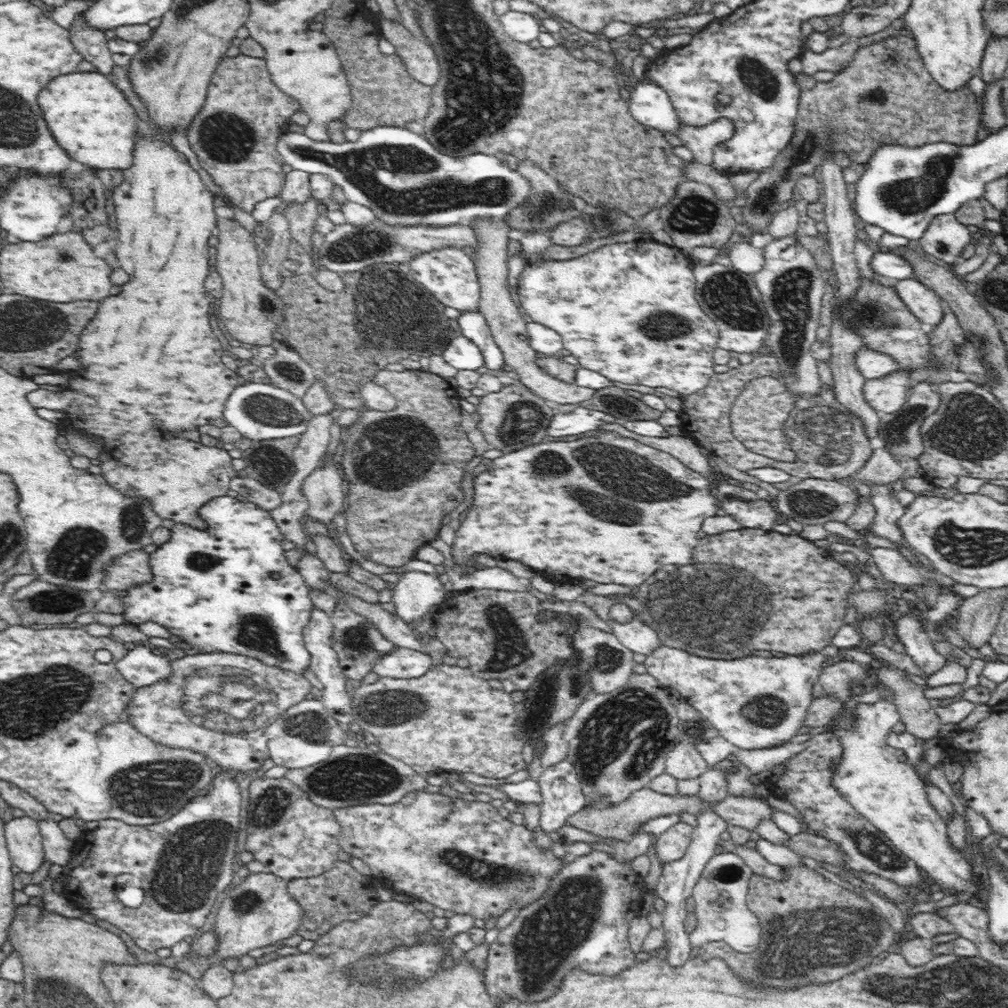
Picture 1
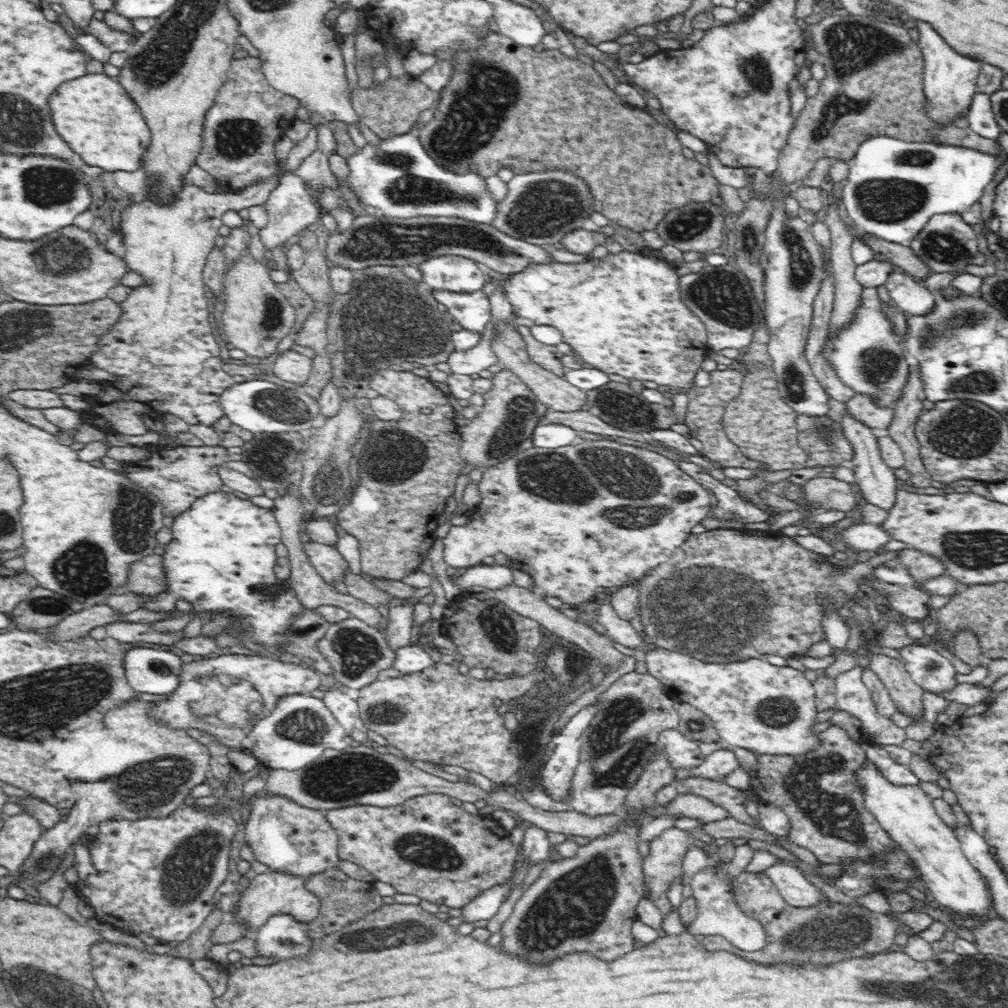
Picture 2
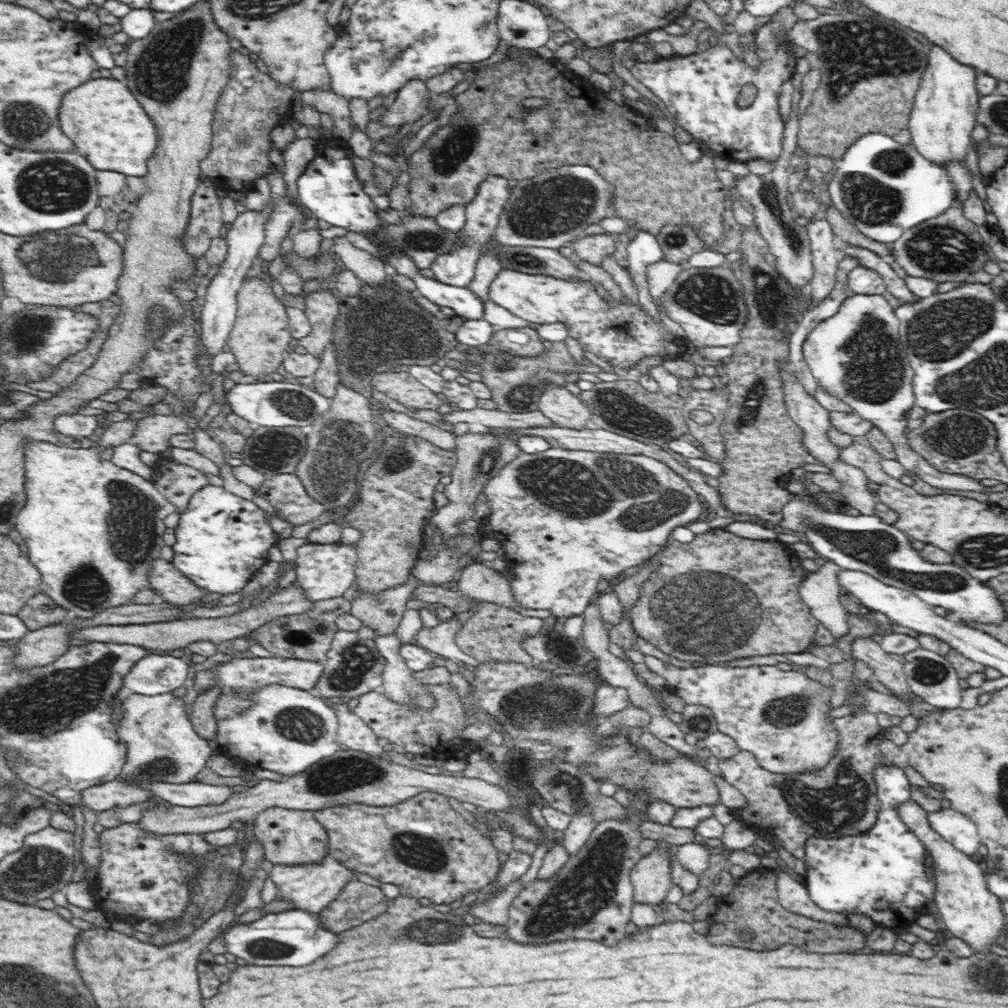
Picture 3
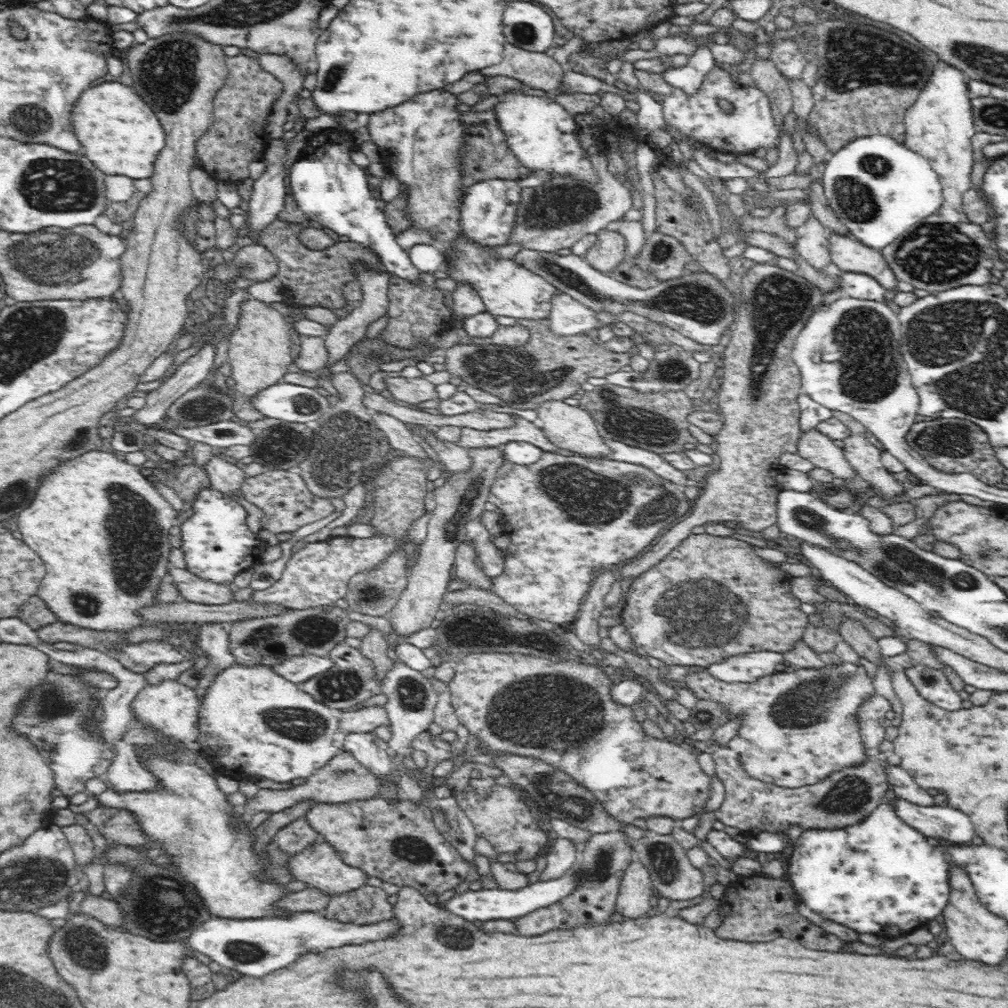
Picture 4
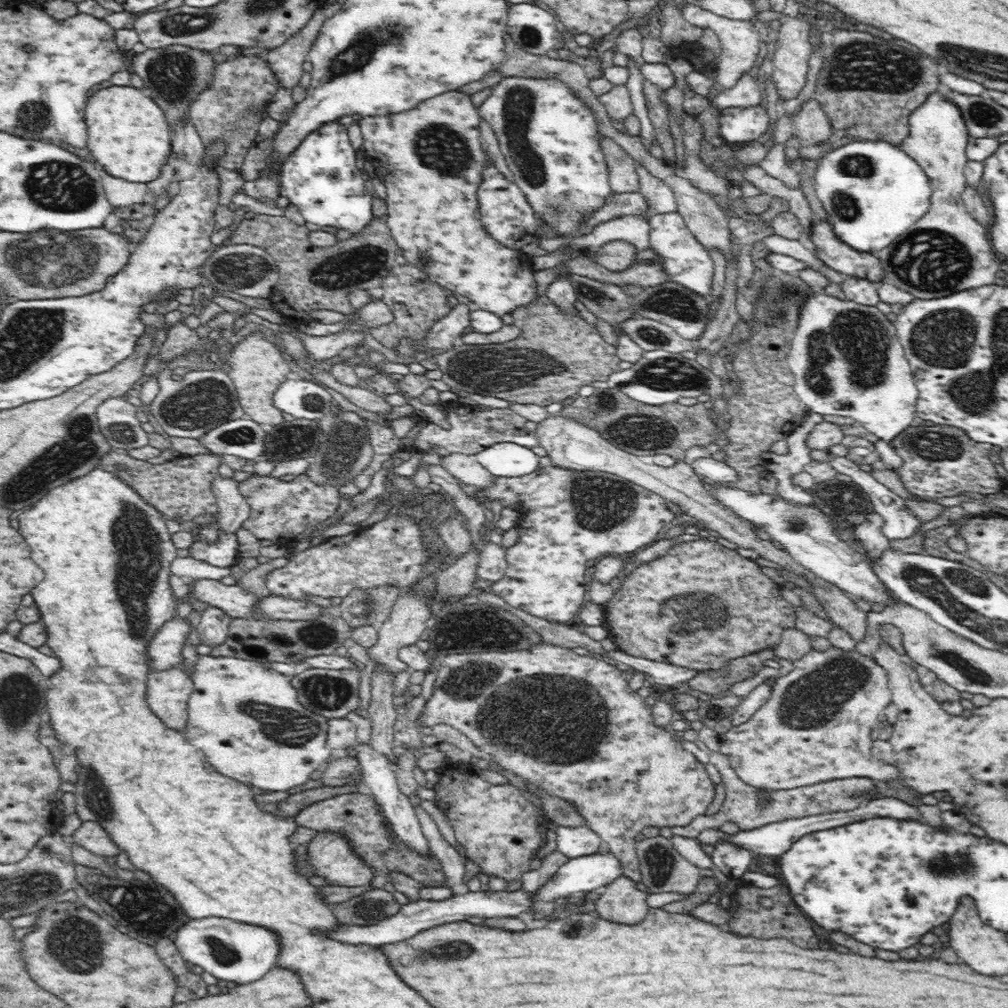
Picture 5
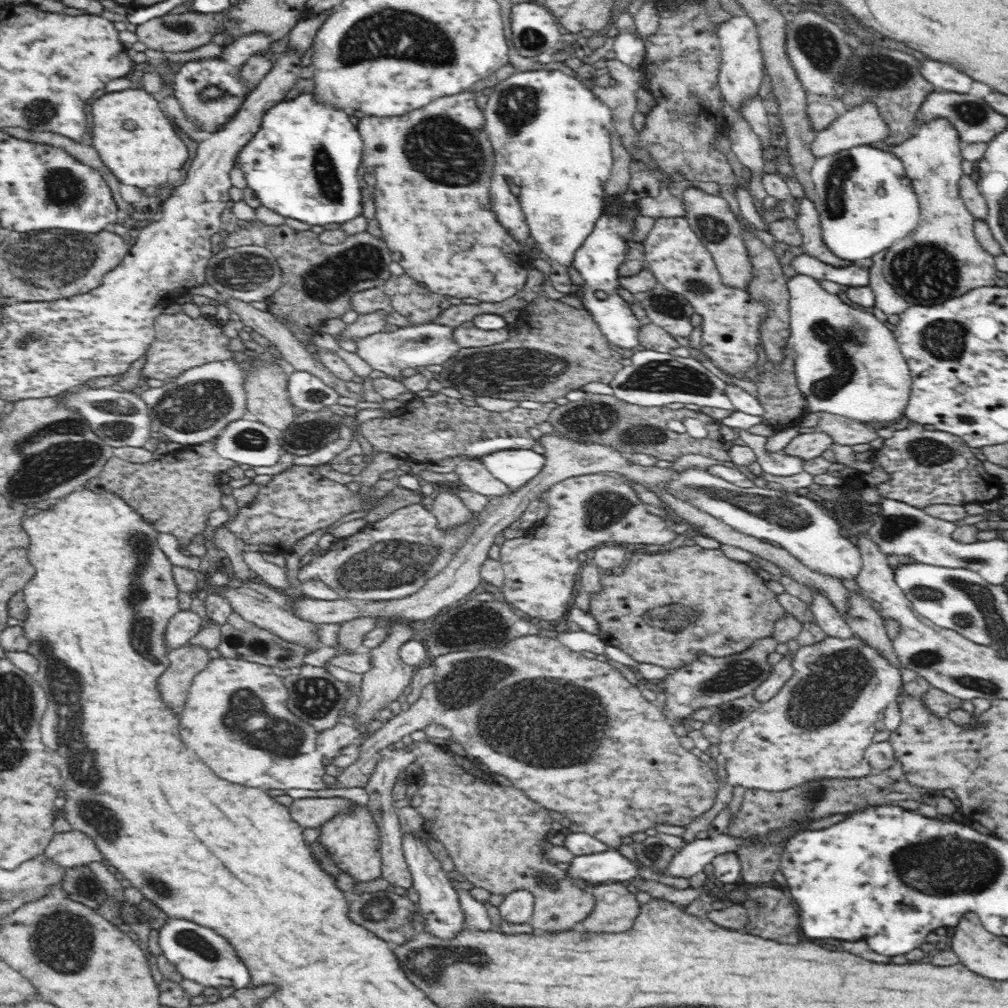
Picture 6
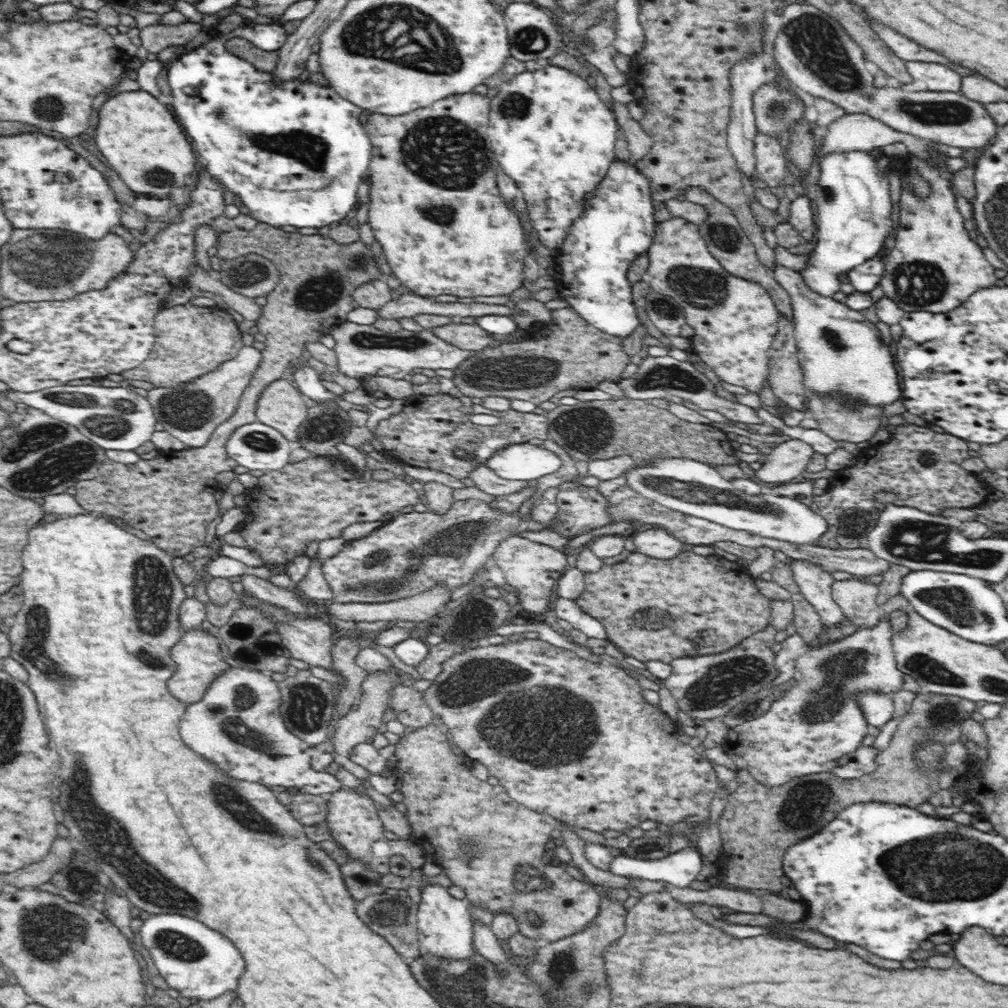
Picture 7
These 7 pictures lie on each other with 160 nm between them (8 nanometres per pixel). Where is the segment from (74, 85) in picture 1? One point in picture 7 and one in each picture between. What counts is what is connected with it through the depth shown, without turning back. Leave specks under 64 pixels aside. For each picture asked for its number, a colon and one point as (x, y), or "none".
2: (94, 115)
3: (110, 129)
4: (121, 135)
5: (127, 134)
6: (135, 140)
7: (141, 141)

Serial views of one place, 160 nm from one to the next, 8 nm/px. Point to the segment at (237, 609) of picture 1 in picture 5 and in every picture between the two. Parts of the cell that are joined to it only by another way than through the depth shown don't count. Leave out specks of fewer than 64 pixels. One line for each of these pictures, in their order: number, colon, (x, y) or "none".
2: (221, 559)
3: (222, 540)
4: (217, 543)
5: (222, 554)

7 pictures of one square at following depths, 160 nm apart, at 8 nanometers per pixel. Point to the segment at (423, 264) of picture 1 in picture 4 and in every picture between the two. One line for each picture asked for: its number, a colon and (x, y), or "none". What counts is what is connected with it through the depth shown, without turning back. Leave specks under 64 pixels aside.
2: (453, 273)
3: (456, 268)
4: (488, 212)

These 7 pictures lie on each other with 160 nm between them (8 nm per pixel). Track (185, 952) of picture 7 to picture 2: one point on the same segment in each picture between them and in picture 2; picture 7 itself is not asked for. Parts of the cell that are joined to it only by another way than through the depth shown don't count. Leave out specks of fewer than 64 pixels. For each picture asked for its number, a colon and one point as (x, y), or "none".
2: (282, 937)
3: (292, 938)
4: (254, 947)
5: (241, 953)
6: (199, 954)

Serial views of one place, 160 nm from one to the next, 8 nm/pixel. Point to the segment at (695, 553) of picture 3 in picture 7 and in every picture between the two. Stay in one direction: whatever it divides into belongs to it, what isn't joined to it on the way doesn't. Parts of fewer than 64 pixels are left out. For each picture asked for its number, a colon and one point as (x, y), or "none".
4: (712, 597)
5: (699, 606)
6: (667, 608)
7: (652, 609)

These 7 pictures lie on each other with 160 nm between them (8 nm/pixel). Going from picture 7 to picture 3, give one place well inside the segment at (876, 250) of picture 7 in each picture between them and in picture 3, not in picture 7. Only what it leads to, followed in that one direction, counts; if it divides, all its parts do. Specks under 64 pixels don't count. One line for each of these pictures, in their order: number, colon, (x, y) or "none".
3: (883, 188)
4: (877, 187)
5: (873, 192)
6: (865, 200)

